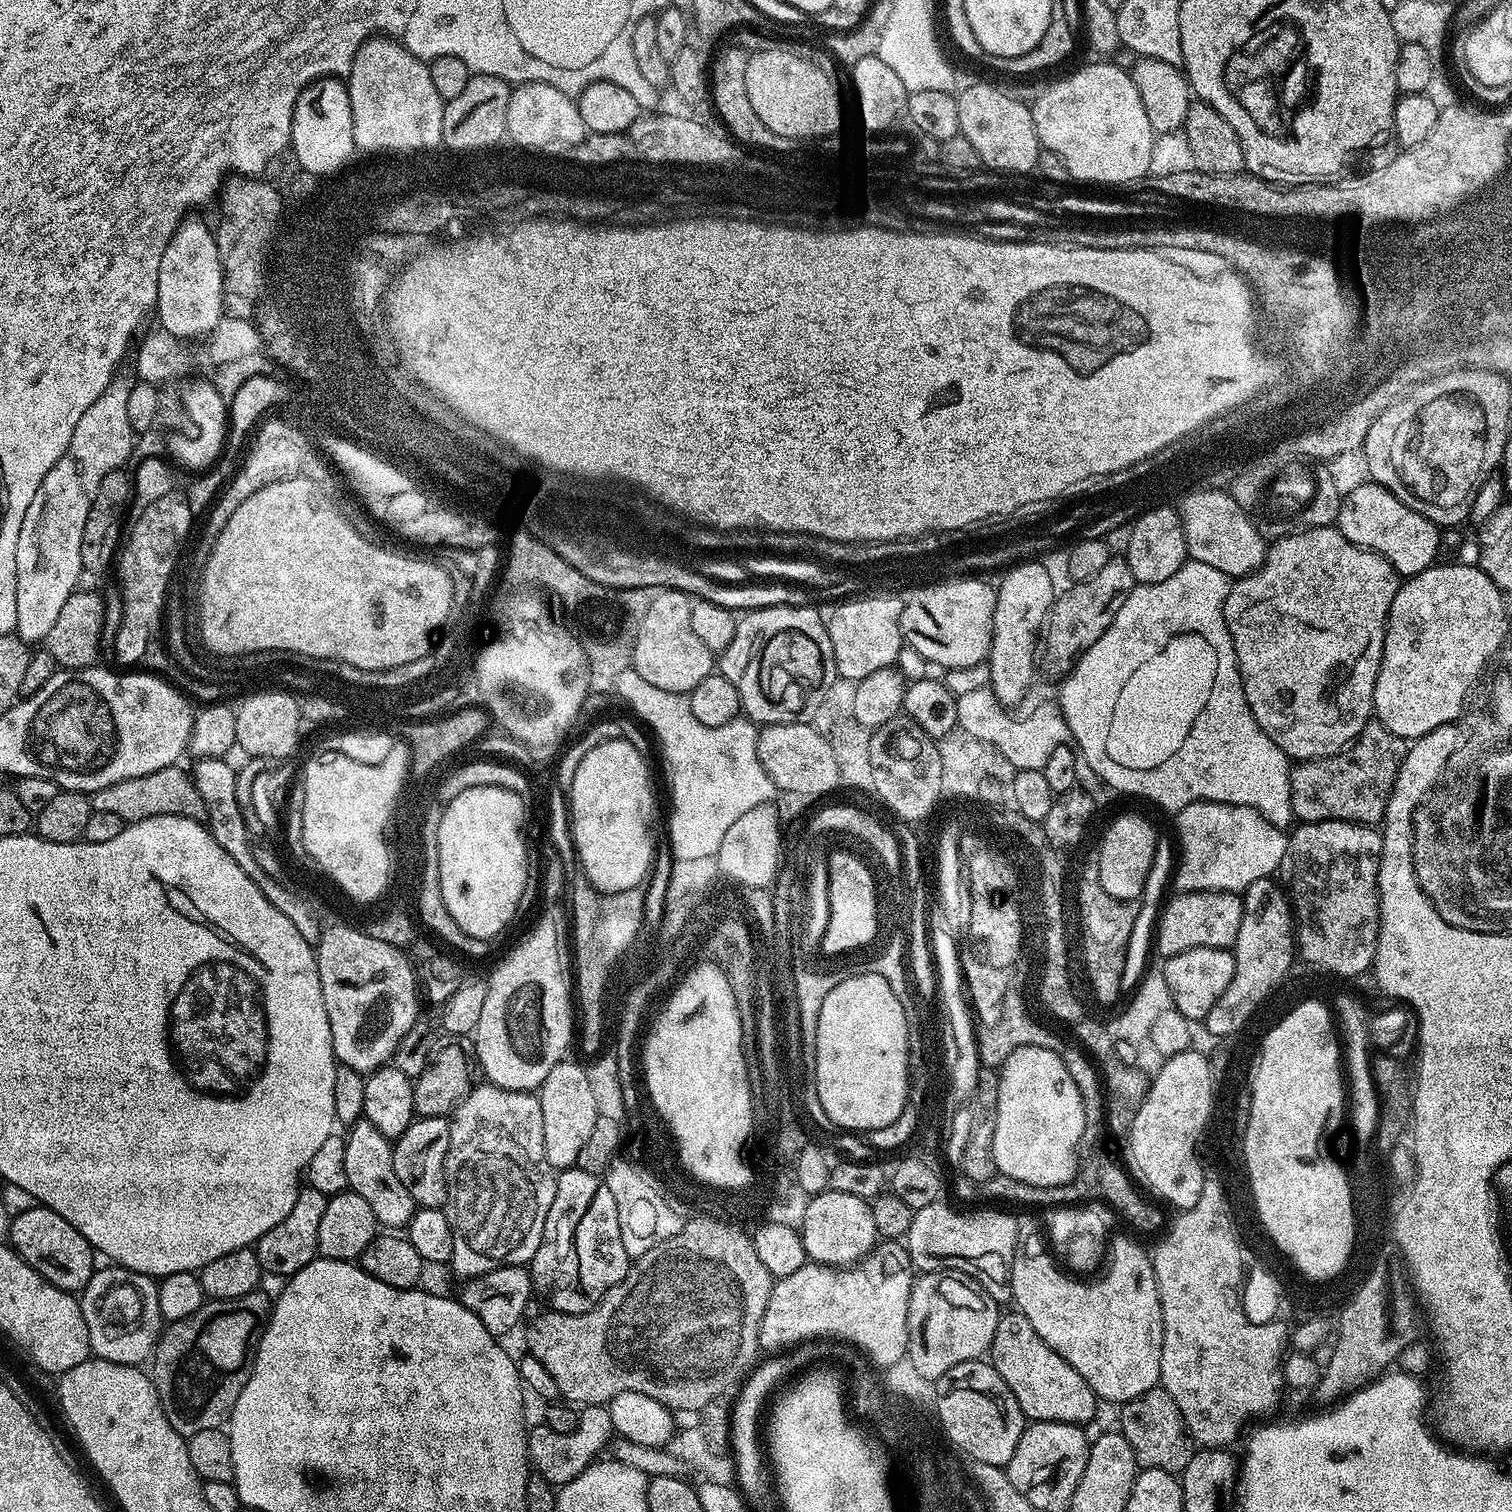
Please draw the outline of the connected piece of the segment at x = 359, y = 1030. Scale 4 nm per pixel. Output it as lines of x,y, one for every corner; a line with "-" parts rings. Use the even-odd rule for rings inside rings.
333,923
331,926
325,927
320,933
320,939
315,945
314,951
316,953
316,965
318,966
318,978
320,979
320,985
322,986
322,1002
326,1006
326,1018
330,1022
330,1034
332,1035
332,1049
336,1055
337,1061
340,1064
350,1066
350,1070
358,1070
361,1074
371,1074
376,1071
377,1068
383,1068
389,1063
388,1060
392,1055
397,1055
400,1040
413,1024
417,1023
418,1016
416,1011
419,1010
420,1004
416,1001
416,992
418,996
418,972
417,969
412,966
411,962
407,960
409,958
399,948
390,946
389,943
381,943
375,941
375,939
369,939
369,936
358,934
357,931
349,932
348,928

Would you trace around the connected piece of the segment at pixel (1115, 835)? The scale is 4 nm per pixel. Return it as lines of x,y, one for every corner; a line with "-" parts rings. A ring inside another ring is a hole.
1128,812
1125,816
1116,816
1108,824
1104,837
1100,840
1100,849
1094,852
1098,862
1098,878
1106,894
1123,900
1140,900
1144,895
1147,874
1154,861
1158,830
1144,816
1135,816

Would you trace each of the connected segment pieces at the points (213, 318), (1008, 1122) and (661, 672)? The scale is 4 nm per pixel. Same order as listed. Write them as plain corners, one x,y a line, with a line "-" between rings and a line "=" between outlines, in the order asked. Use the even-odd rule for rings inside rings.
185,218
178,226
174,238
166,246
166,254
162,254
162,267
158,269
158,298
154,309
160,315
159,327
176,337
177,341
192,340
195,336
211,337
216,331
224,313
224,262
222,253
216,245
216,234
211,227
207,228
200,220
=
1022,1045
1012,1049
998,1069
998,1114
994,1126
993,1150
996,1171
1036,1187
1058,1187
1077,1179
1076,1143
1086,1135
1082,1097
1064,1058
1042,1046
=
674,592
668,596
659,596
652,608
646,612
646,616
641,618
641,624
638,626
637,638
633,643
633,658
631,668
646,682
651,682
653,686
659,686
662,690
671,692
683,692
685,694
692,692
702,678
713,675
714,672
714,654
706,650
706,645
701,642
690,626
690,606
692,600
686,598
683,592

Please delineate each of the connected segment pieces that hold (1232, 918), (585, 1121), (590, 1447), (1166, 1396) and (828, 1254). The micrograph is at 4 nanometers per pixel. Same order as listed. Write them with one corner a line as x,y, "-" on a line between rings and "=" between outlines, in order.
1182,892
1173,897
1163,905
1154,928
1154,948
1161,957
1182,954
1191,948
1233,947
1243,916
1243,902
1237,893
=
571,1058
561,1060
540,1083
538,1095
542,1106
542,1142
550,1166
553,1170
575,1168
578,1154
582,1154
582,1146
586,1146
586,1138
590,1138
594,1122
600,1116
585,1065
575,1064
=
585,1405
579,1413
579,1422
570,1434
558,1434
557,1431
550,1430
543,1422
529,1429
529,1461
533,1469
556,1488
570,1483
582,1470
588,1468
599,1457
597,1455
603,1450
608,1440
613,1439
614,1436
613,1422
605,1405
=
1159,1386
1146,1390
1146,1394
1121,1407
1119,1431
1130,1442
1141,1469
1157,1468
1179,1474
1184,1471
1186,1462
1190,1462
1194,1451
1194,1441
1188,1435
1188,1428
1178,1410
1178,1402
1174,1402
1168,1391
=
831,1190
819,1192
818,1195
809,1199
805,1208
805,1220
798,1231
804,1243
805,1257
809,1261
826,1264
829,1268
846,1268
863,1260
878,1243
871,1203
867,1199
856,1197
854,1194

